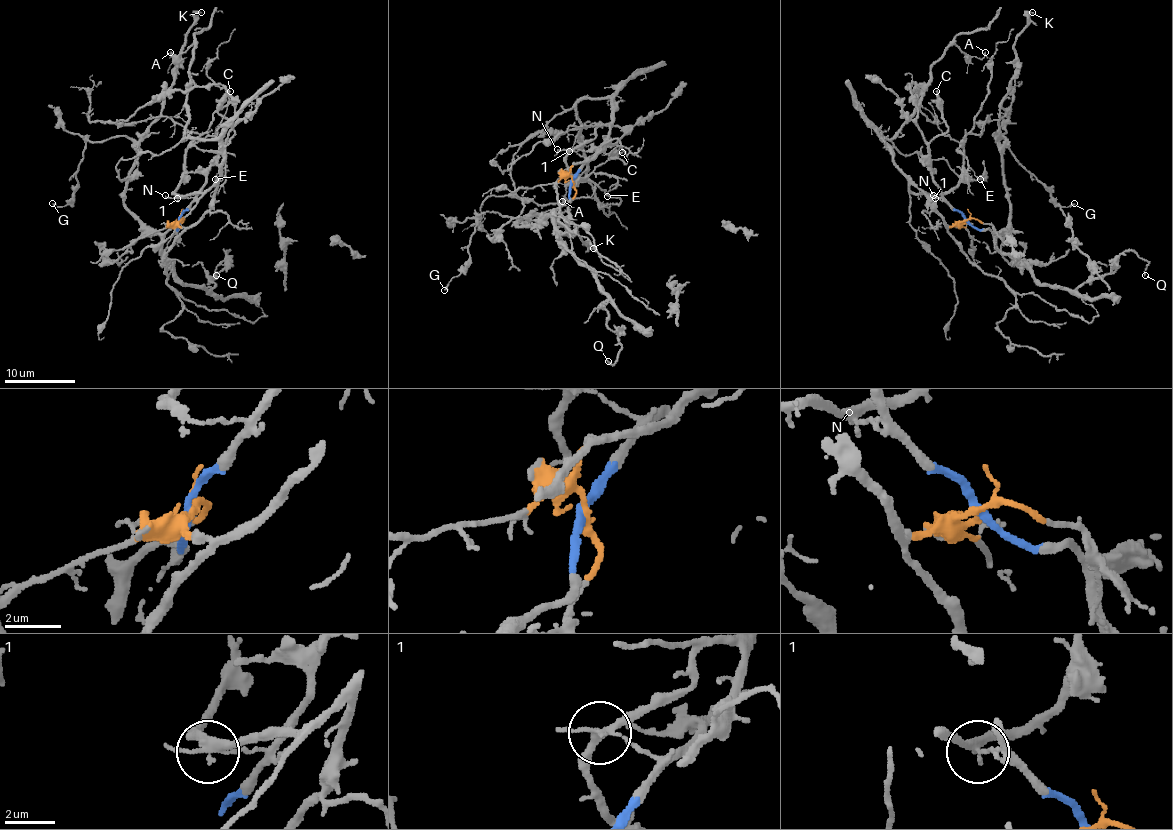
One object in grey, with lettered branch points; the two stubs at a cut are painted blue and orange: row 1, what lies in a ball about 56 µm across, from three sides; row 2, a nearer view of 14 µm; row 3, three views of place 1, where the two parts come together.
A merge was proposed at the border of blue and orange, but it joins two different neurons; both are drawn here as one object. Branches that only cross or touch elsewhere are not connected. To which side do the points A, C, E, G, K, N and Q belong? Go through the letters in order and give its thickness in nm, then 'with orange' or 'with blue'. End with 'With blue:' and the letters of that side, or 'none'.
A: 150 nm thick; with orange
C: 240 nm thick; with blue
E: 90 nm thick; with orange
G: 200 nm thick; with blue
K: 240 nm thick; with blue
N: 130 nm thick; with blue
Q: 130 nm thick; with blue
With blue: C, G, K, N, Q

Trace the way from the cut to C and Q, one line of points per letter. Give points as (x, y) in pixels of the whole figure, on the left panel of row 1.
C: (179, 220), (198, 195), (211, 163), (234, 136), (234, 126), (218, 111), (221, 99), (230, 90)
Q: (179, 220), (177, 229), (164, 236), (163, 259), (186, 284), (211, 289), (228, 250), (216, 275)

